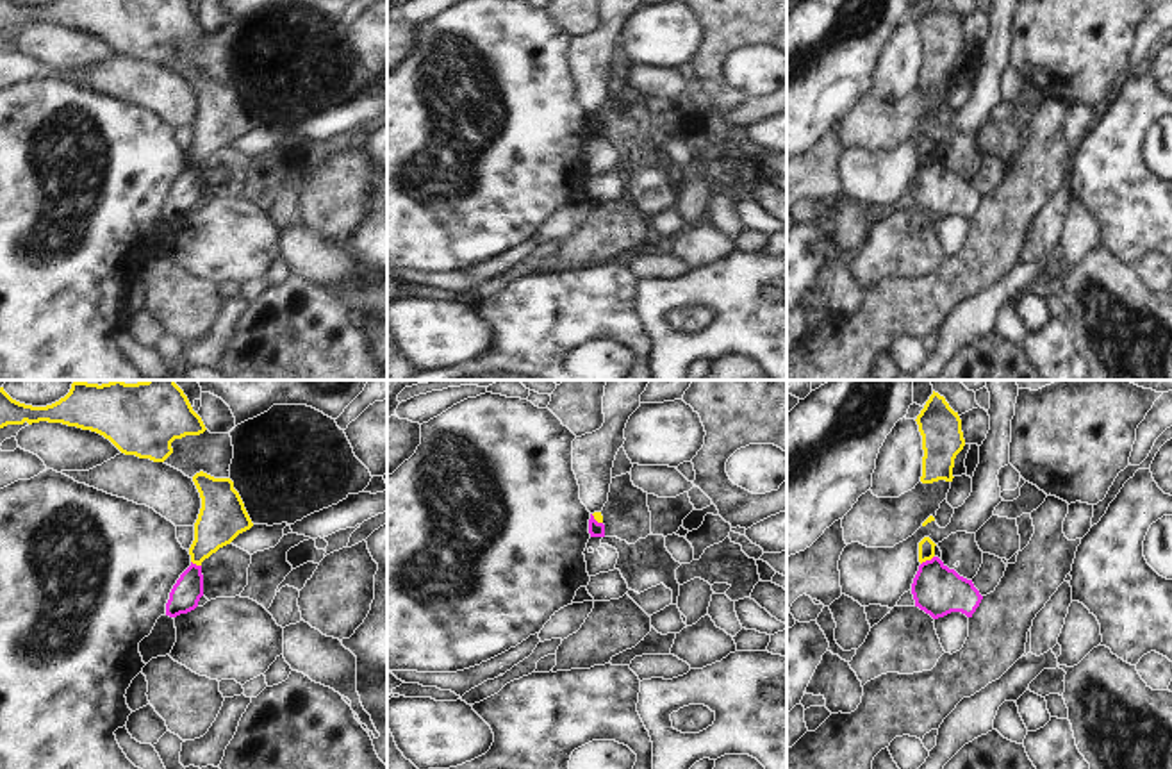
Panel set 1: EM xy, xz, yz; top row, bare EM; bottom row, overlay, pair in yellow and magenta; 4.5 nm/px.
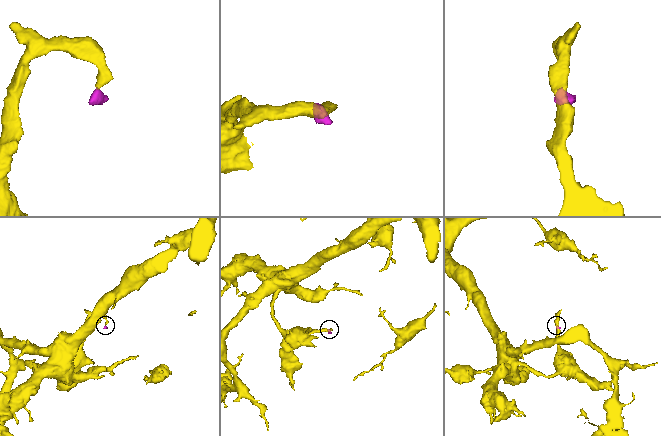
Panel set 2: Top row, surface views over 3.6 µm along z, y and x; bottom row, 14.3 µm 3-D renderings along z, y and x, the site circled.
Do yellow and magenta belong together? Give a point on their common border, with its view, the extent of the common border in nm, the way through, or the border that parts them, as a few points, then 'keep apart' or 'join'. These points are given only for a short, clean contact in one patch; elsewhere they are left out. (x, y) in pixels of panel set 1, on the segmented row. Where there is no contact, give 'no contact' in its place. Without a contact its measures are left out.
meets yellow in yz at (926, 559); contact 80 nm long; border along yz (933, 555), (921, 564); keep apart

